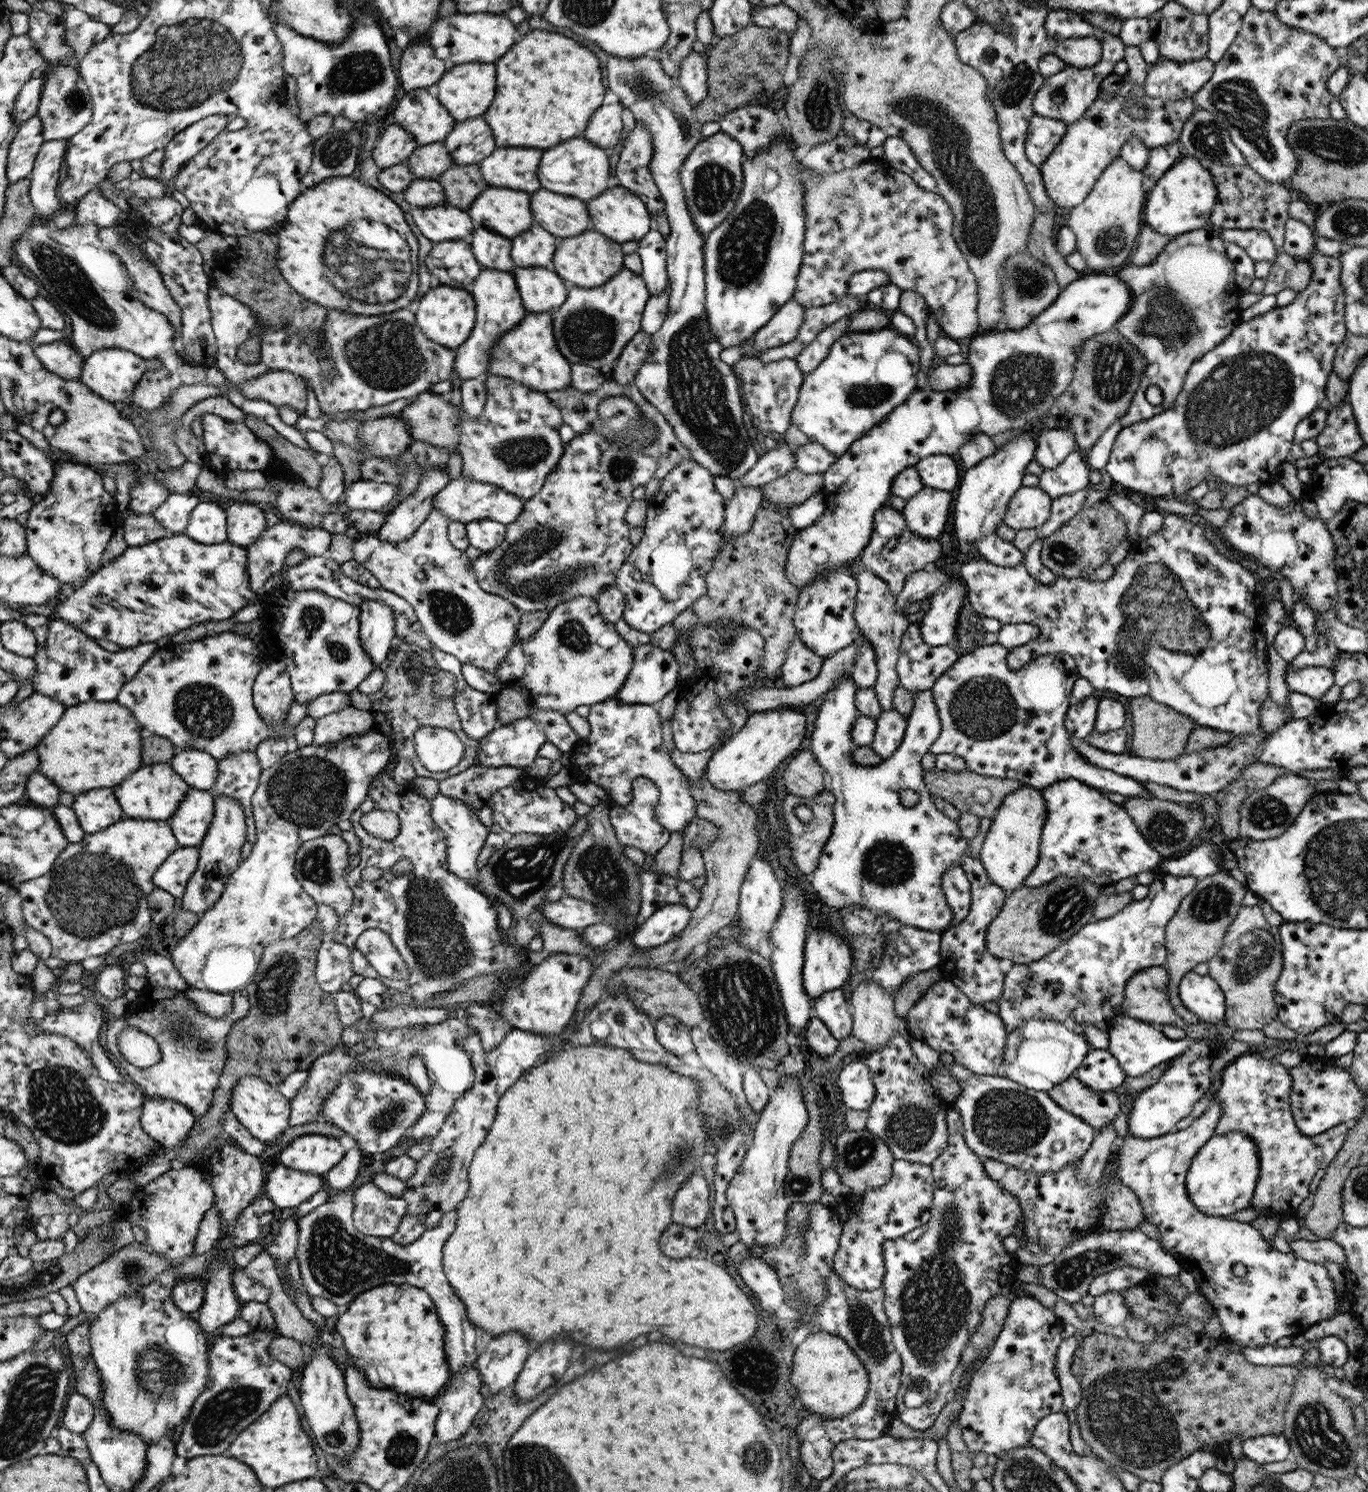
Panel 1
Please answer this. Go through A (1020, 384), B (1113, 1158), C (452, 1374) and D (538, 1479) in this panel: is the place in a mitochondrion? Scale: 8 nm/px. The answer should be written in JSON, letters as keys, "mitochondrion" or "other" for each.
{"A":"mitochondrion","B":"other","C":"other","D":"mitochondrion"}

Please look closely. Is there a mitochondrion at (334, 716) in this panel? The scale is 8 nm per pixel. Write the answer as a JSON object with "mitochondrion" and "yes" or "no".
{"mitochondrion":"no"}

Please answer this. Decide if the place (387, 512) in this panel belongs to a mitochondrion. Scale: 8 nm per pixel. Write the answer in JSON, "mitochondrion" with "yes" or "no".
{"mitochondrion":"no"}

